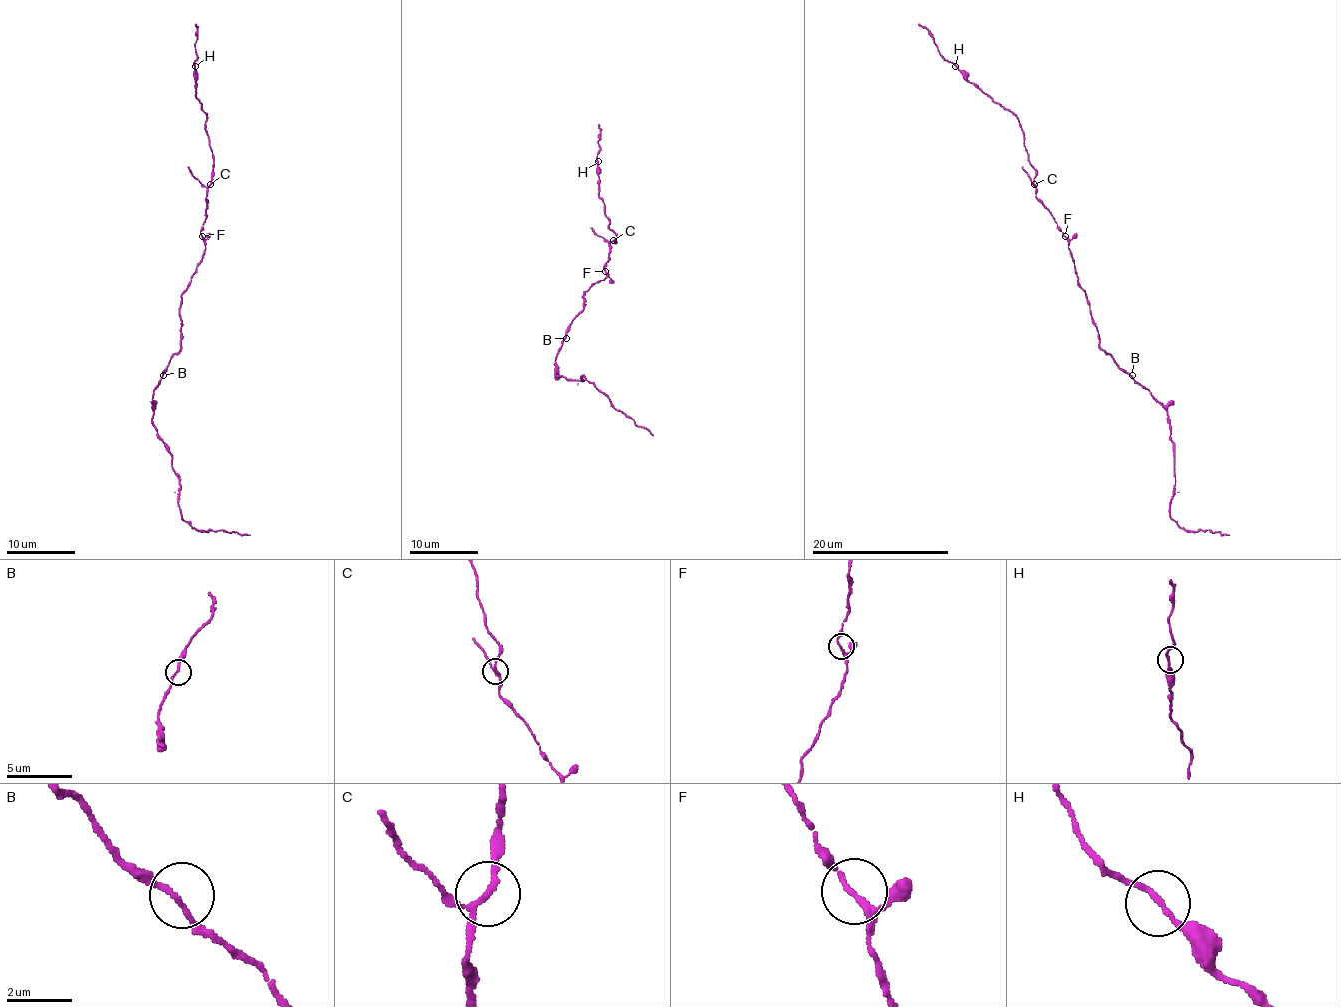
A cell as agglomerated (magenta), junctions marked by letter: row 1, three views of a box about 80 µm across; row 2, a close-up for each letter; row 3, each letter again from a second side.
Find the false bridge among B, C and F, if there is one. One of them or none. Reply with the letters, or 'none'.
none

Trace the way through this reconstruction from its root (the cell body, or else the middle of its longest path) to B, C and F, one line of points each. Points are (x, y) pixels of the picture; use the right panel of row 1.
B: (1087, 299), (1099, 346), (1120, 368), (1132, 375)
C: (1087, 299), (1075, 272), (1068, 239), (1051, 212), (1036, 196), (1034, 184)
F: (1087, 299), (1065, 236)

